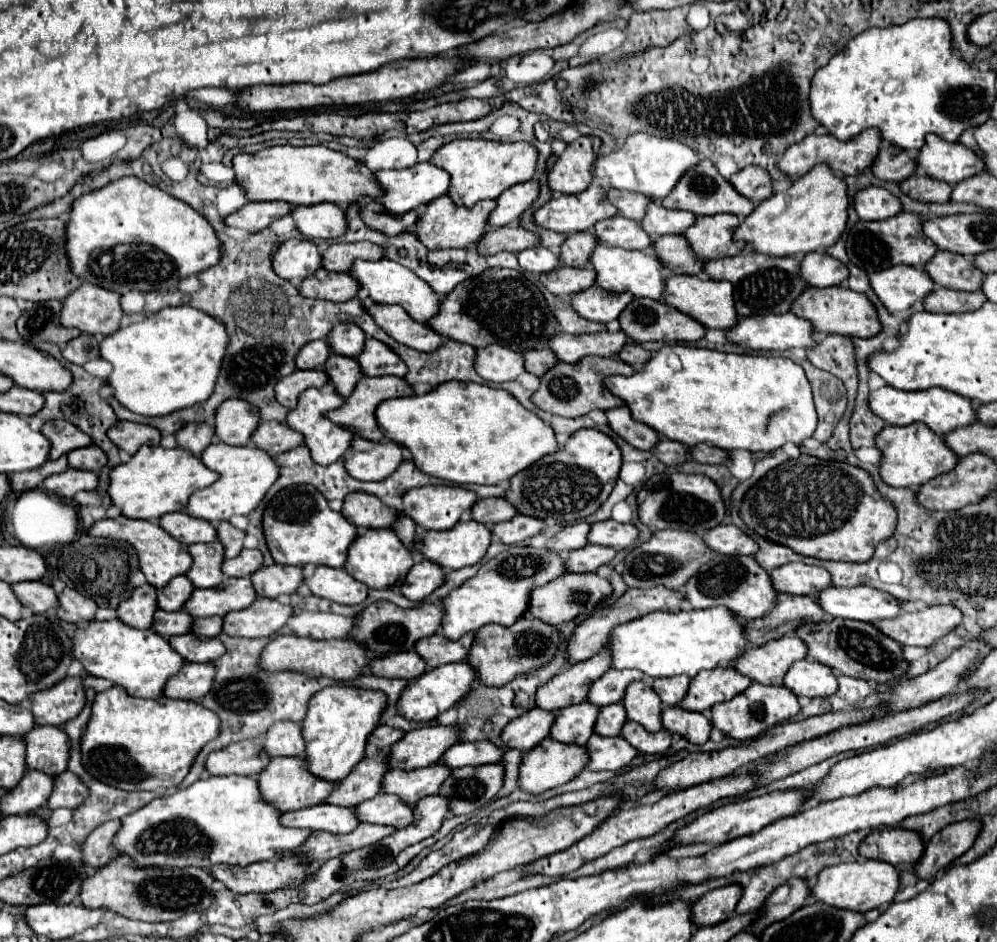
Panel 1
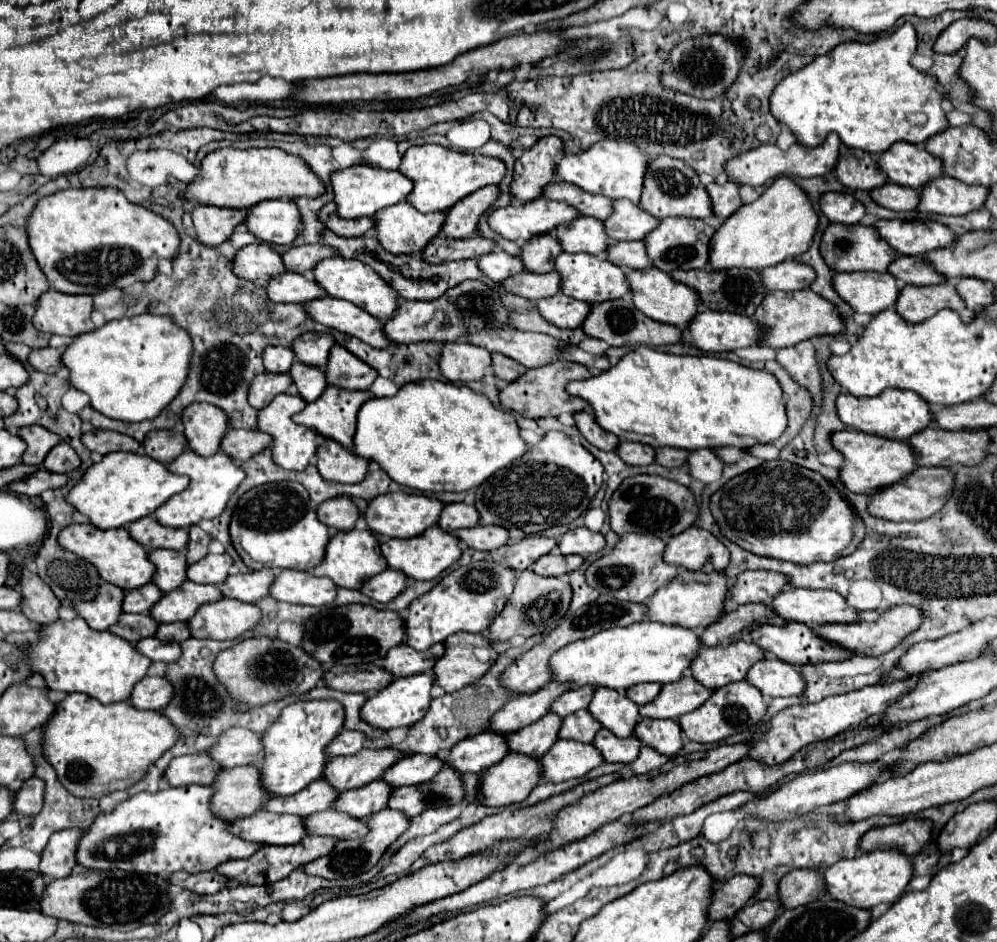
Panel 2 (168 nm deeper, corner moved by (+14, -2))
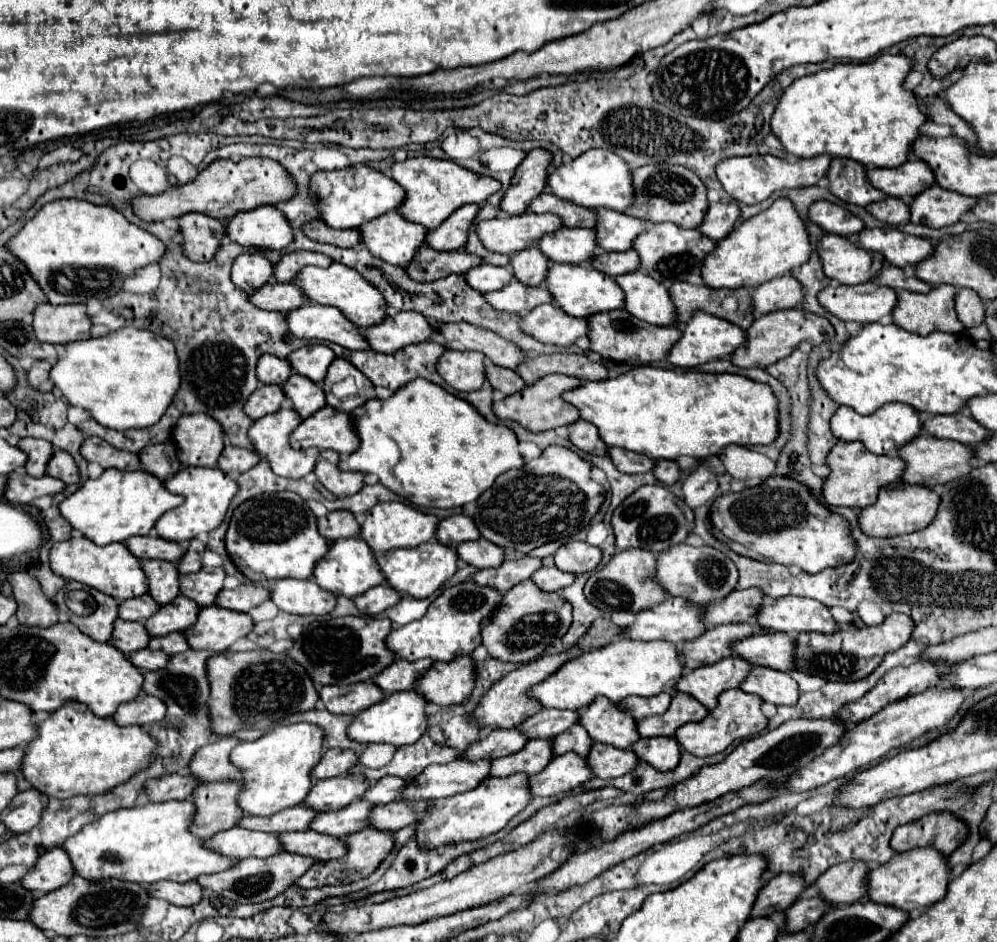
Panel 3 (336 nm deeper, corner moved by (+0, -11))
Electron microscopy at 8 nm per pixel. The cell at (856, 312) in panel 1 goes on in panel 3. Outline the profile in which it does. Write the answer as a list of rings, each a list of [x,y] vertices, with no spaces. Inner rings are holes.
[[[782,309],[774,311],[768,315],[756,317],[752,325],[746,329],[746,345],[740,345],[732,355],[730,361],[736,367],[768,367],[774,361],[780,361],[782,357],[788,357],[792,351],[798,349],[800,343],[810,343],[810,345],[822,345],[824,341],[834,337],[834,327],[824,319],[814,313],[798,311],[798,309]]]

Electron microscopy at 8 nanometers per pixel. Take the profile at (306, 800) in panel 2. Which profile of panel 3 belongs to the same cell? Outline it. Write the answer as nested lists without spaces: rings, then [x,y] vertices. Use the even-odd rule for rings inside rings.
[[[302,805],[294,809],[284,809],[282,813],[274,813],[274,817],[242,817],[236,827],[264,833],[284,833],[284,831],[306,831],[310,821],[314,819],[314,811]]]

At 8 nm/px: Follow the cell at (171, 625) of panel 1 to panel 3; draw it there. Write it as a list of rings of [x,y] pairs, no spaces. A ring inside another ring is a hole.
[[[118,619],[118,623],[114,623],[114,633],[110,639],[110,645],[118,645],[118,649],[122,653],[132,653],[138,649],[144,649],[150,641],[150,635],[146,633],[142,623],[130,623],[130,621],[122,621]]]

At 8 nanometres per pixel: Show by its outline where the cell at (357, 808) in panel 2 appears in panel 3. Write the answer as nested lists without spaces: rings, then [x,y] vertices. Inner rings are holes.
[[[358,799],[344,809],[318,813],[308,829],[322,835],[330,835],[330,837],[346,837],[350,833],[356,833],[362,827],[368,827],[370,809],[372,809],[372,803]]]

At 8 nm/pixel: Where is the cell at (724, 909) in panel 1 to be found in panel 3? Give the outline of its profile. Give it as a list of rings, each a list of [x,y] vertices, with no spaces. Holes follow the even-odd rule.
[[[780,873],[772,877],[760,891],[756,905],[752,909],[752,917],[766,917],[776,911],[786,911],[804,889],[806,889],[806,883],[800,873],[794,873],[794,875]]]

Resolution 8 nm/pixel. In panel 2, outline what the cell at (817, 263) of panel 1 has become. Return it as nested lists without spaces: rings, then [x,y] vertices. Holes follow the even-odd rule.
[[[786,260],[772,268],[762,270],[762,280],[768,290],[784,290],[792,292],[798,288],[810,288],[816,272],[808,268],[808,264],[800,264],[798,260]]]

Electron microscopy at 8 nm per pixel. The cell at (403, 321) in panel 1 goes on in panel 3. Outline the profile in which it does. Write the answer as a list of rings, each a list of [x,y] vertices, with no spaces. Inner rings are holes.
[[[306,303],[286,313],[286,325],[298,339],[330,341],[346,349],[368,349],[362,329],[350,323],[334,307]]]

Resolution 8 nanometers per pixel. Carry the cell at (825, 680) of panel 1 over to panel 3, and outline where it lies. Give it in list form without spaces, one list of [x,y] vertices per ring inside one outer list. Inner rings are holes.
[[[752,667],[740,687],[744,693],[754,693],[772,705],[794,705],[798,701],[796,681],[788,673],[768,667]]]

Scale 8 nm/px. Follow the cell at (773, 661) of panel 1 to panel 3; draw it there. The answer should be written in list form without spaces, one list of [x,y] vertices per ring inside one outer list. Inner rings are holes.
[[[726,657],[714,665],[704,665],[694,671],[686,671],[686,677],[678,681],[678,691],[692,695],[708,711],[716,707],[716,699],[722,691],[740,687],[746,679],[750,665],[738,657]]]

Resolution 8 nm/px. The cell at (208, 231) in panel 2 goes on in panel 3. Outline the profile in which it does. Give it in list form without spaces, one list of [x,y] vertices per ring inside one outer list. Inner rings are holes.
[[[202,213],[178,217],[178,229],[184,237],[182,251],[190,261],[210,261],[224,237],[224,225]]]

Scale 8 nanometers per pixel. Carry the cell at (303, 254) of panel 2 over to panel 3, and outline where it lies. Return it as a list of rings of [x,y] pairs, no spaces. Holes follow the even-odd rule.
[[[294,251],[294,253],[286,253],[284,257],[280,257],[280,261],[274,265],[274,279],[280,283],[288,283],[294,279],[294,275],[308,265],[316,265],[316,267],[326,267],[330,265],[332,259],[322,255],[322,253],[310,253],[310,251]]]

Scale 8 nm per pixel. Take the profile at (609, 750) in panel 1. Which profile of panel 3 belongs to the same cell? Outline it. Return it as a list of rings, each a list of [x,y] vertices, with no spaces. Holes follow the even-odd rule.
[[[564,753],[554,757],[542,773],[528,777],[528,789],[534,797],[552,797],[570,791],[592,777],[594,775],[584,757],[576,753]]]

